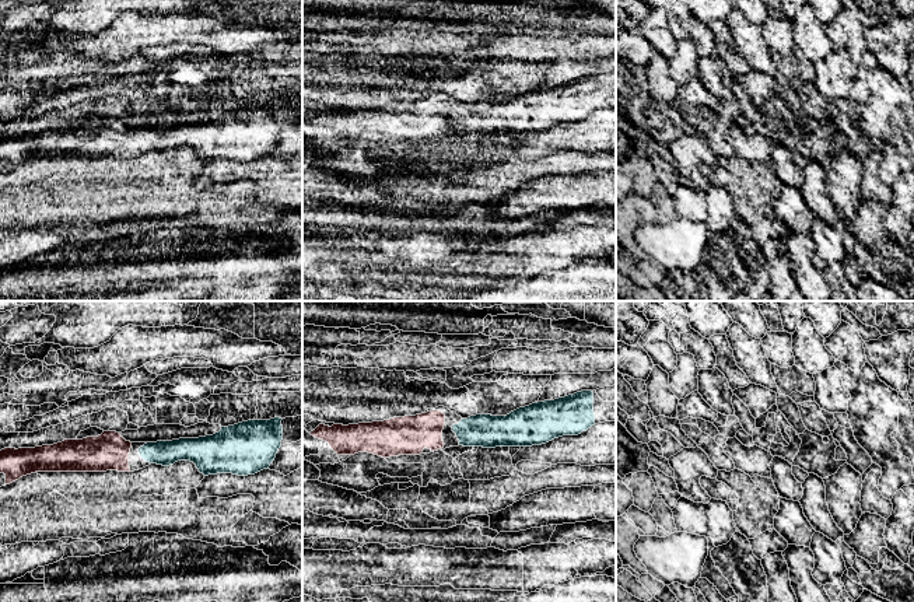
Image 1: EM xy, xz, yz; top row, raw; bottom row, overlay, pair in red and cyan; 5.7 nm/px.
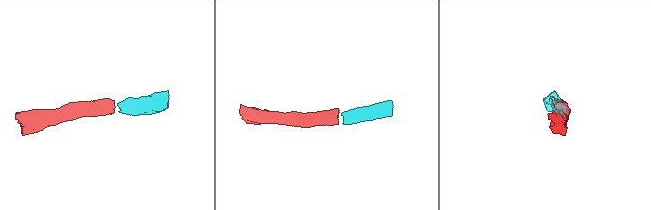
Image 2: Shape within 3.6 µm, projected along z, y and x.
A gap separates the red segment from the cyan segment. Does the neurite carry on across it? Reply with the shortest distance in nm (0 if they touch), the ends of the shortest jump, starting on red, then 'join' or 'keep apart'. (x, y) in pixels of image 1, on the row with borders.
gap 50 nm; span xy (130, 447), (139, 448); join

